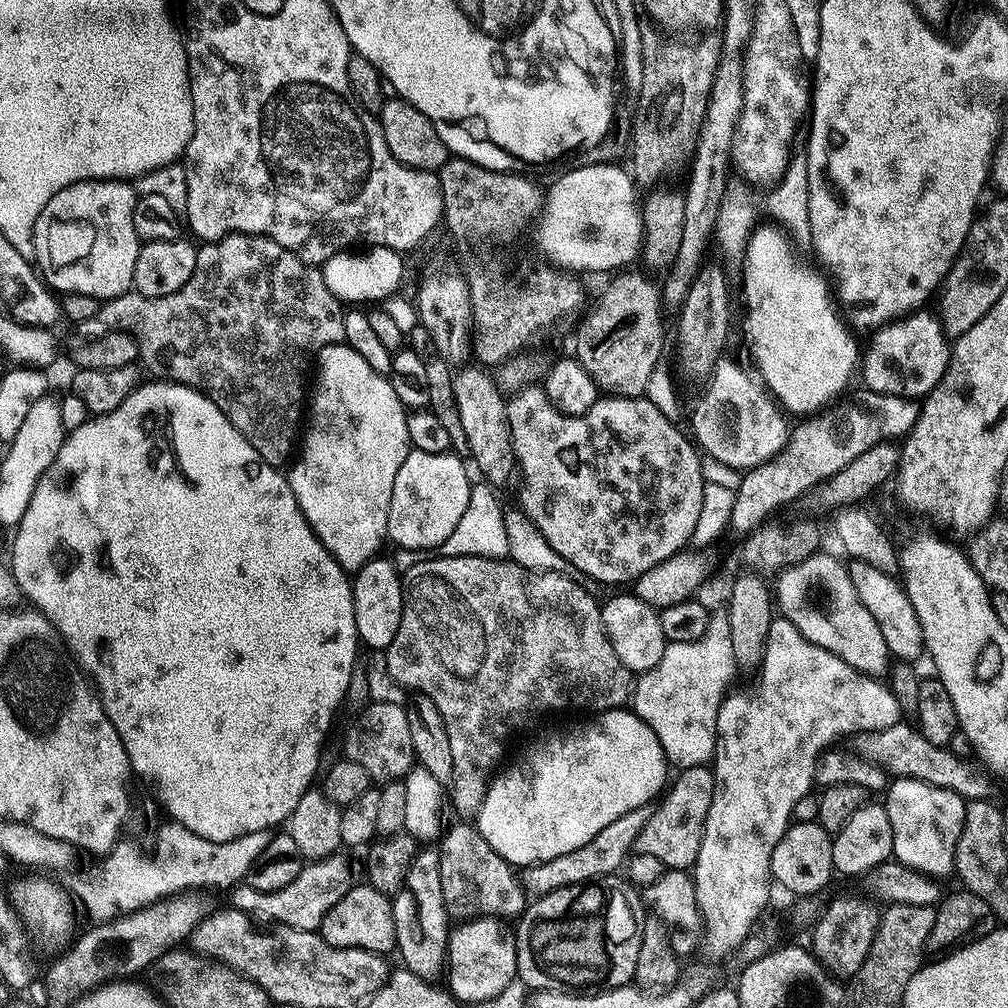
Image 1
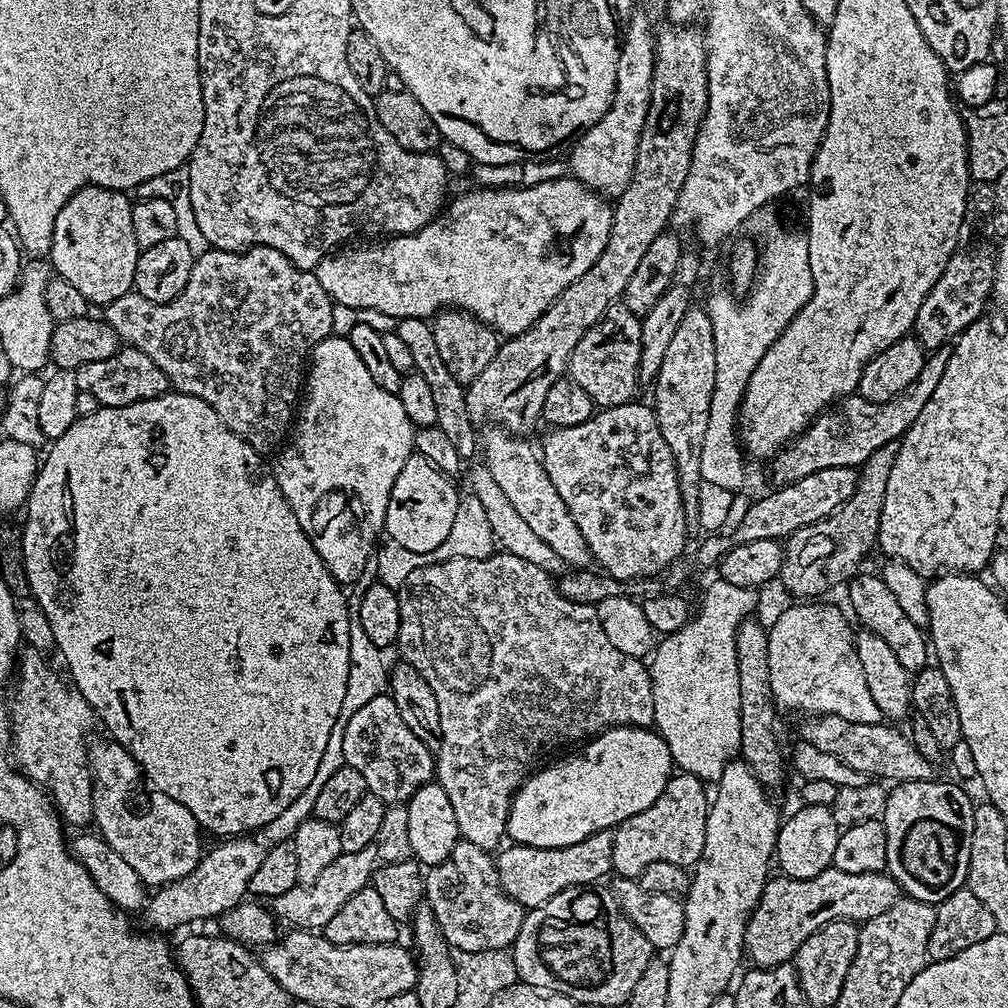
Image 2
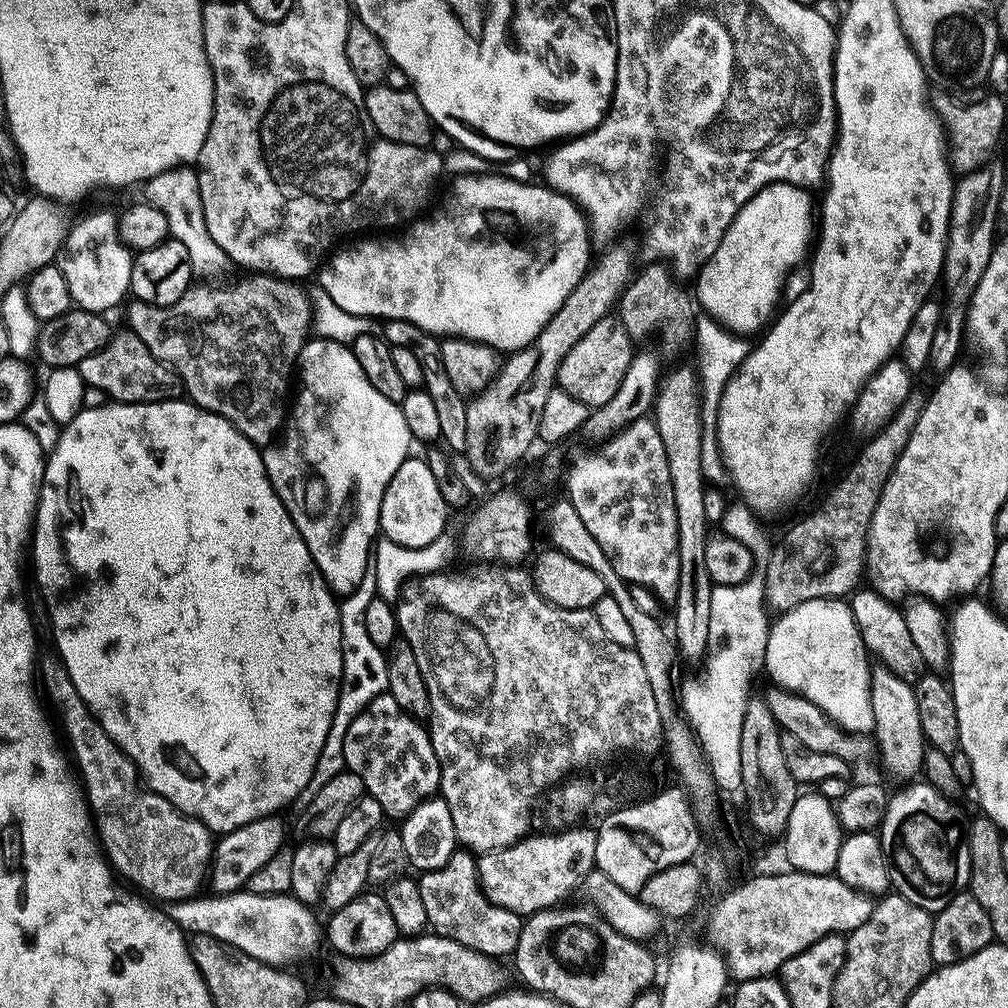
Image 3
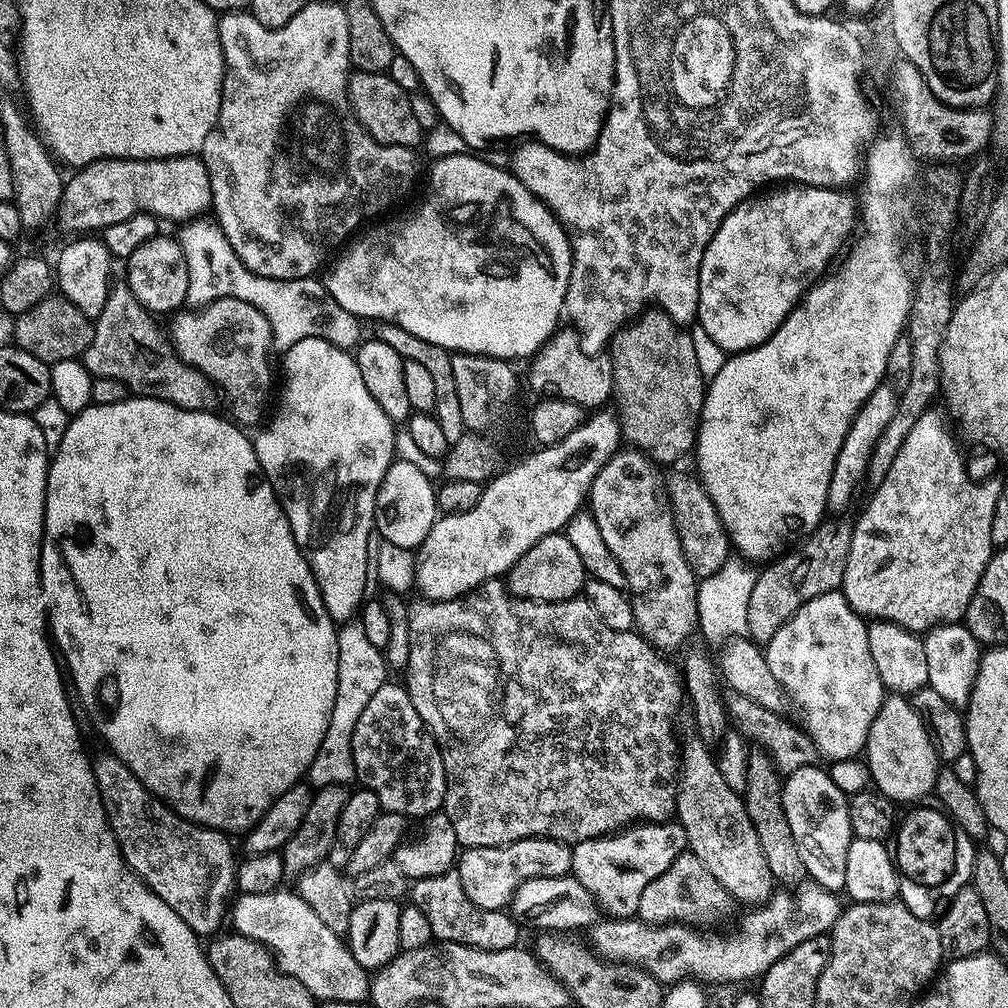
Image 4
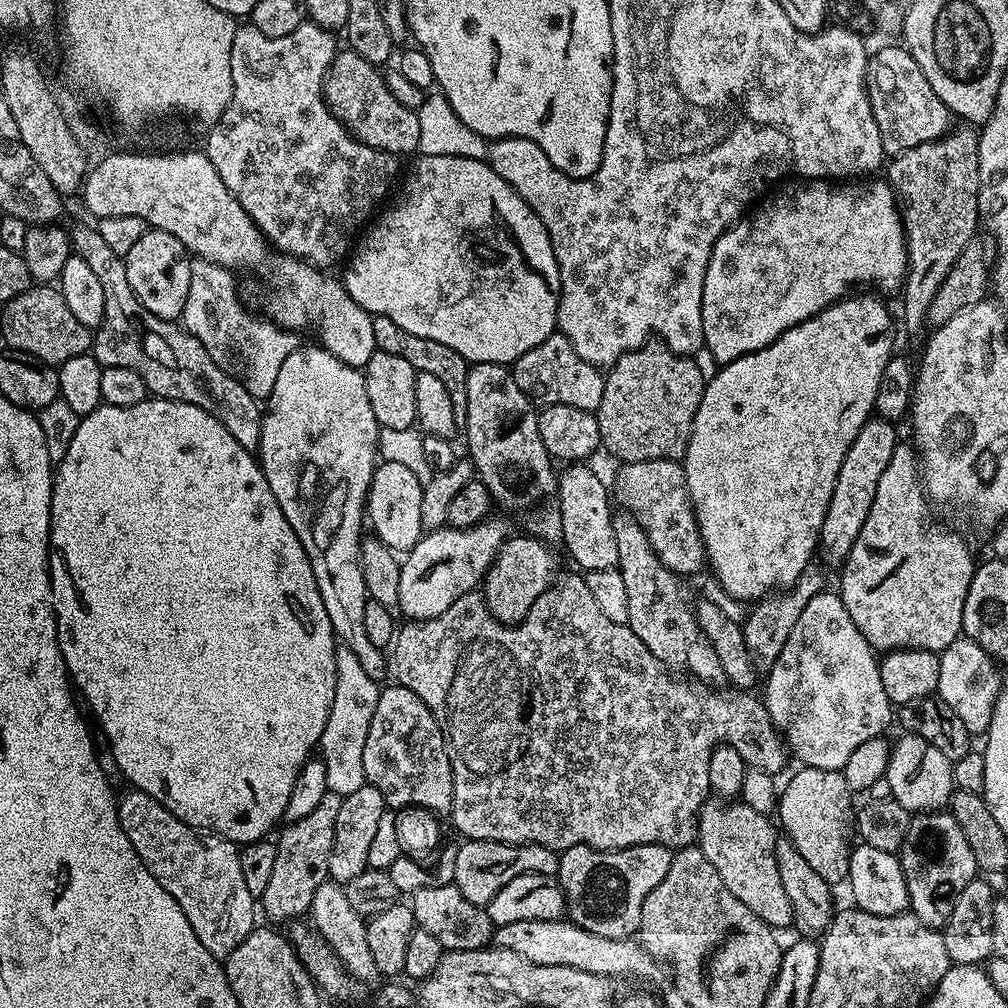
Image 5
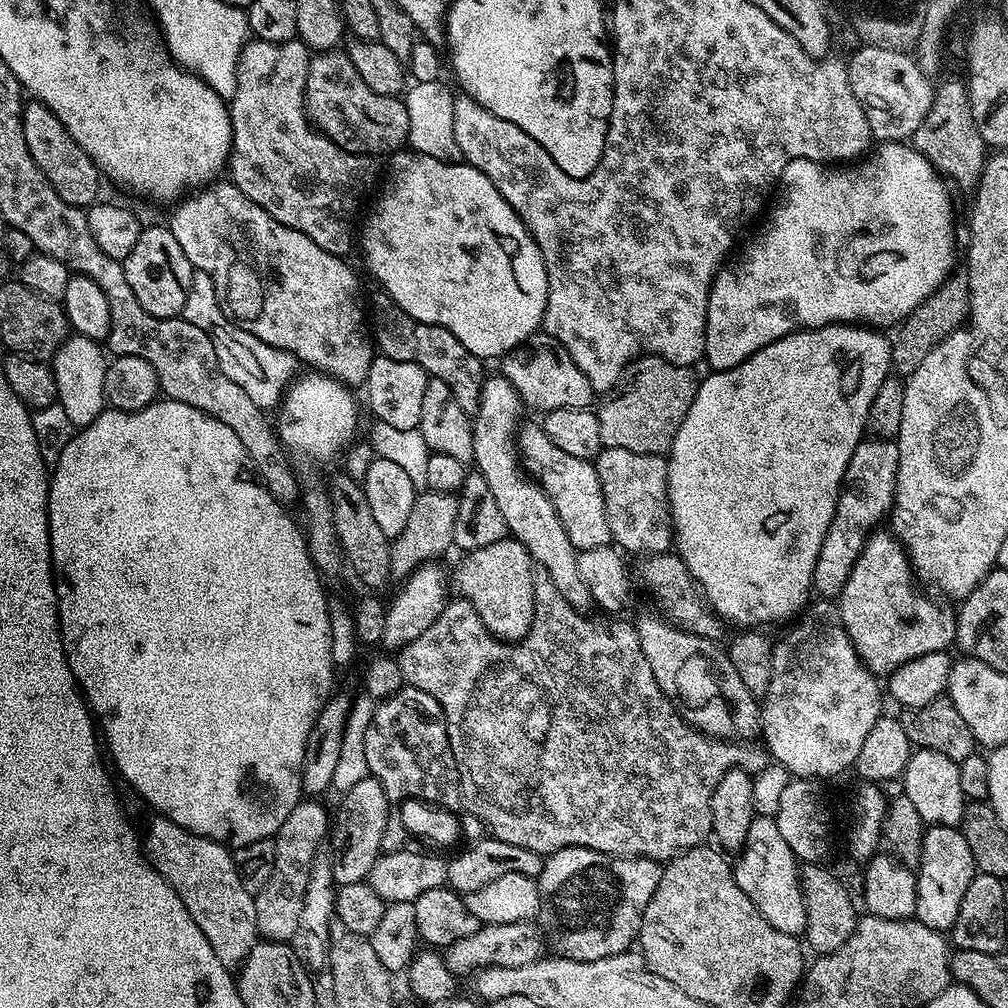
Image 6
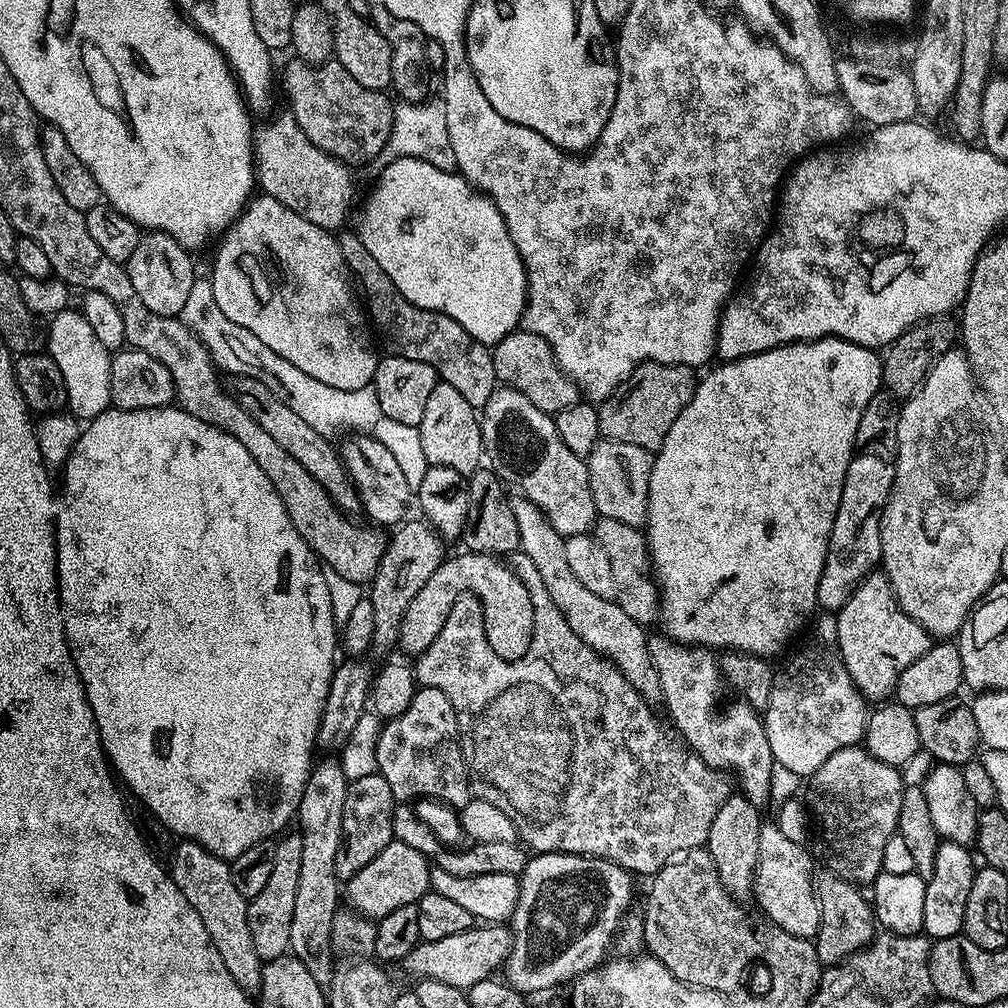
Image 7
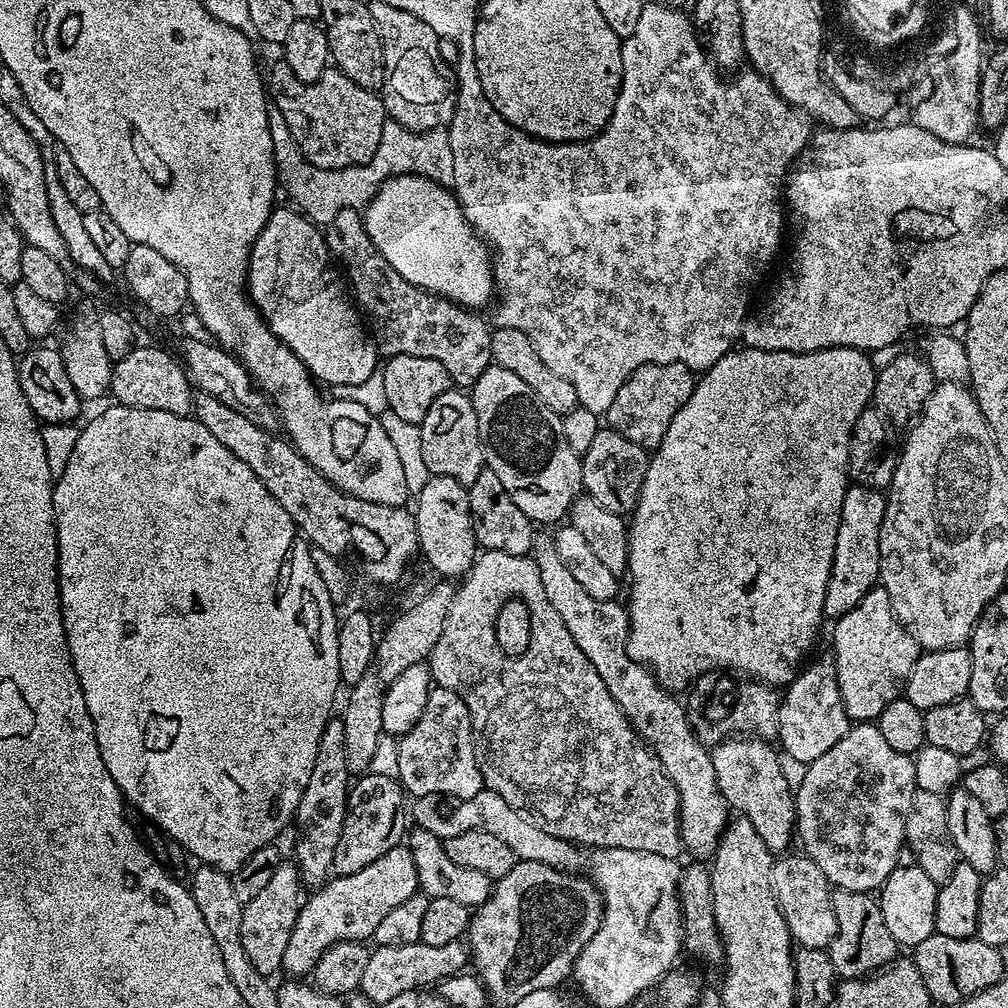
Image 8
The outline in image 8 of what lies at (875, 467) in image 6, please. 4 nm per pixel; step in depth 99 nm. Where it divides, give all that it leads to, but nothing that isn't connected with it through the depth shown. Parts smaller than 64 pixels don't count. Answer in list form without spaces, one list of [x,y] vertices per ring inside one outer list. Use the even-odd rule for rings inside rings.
[[[852,484],[842,498],[842,514],[838,522],[838,538],[830,578],[826,586],[824,614],[828,618],[845,616],[866,594],[877,587],[880,578],[880,527],[888,505],[885,493],[879,488]]]

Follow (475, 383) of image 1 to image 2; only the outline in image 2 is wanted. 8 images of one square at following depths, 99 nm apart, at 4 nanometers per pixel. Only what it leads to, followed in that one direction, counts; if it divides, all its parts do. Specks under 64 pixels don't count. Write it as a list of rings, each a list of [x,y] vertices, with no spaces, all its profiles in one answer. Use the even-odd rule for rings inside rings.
[[[488,426],[488,429],[482,432],[482,462],[490,470],[494,482],[498,482],[499,488],[506,493],[506,498],[510,498],[510,506],[514,506],[518,515],[530,525],[530,530],[534,530],[534,534],[538,534],[538,538],[542,538],[542,542],[546,542],[546,546],[550,546],[550,550],[554,550],[554,554],[558,554],[558,558],[562,558],[565,565],[576,570],[587,569],[593,563],[593,558],[592,551],[586,546],[586,538],[582,538],[582,532],[578,530],[578,524],[574,522],[566,502],[562,502],[562,496],[558,494],[558,490],[554,490],[554,484],[546,474],[543,459],[538,455],[537,449],[535,452],[524,440],[527,439],[505,432],[499,426]]]

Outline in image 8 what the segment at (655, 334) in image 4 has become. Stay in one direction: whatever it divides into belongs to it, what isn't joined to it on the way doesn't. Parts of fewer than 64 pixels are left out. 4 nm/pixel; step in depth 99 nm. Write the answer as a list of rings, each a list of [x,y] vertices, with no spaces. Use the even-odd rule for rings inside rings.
[[[682,362],[669,364],[647,364],[630,378],[614,394],[614,402],[610,402],[610,410],[606,413],[607,427],[613,428],[622,438],[630,438],[638,446],[646,450],[656,449],[662,442],[666,430],[670,430],[670,422],[674,422],[674,414],[690,398],[696,389],[697,377],[693,369],[686,367]]]

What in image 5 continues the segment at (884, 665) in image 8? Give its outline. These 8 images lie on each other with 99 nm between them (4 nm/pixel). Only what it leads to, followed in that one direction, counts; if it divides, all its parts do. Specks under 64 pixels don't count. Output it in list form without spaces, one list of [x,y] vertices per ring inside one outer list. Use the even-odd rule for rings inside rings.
[[[897,443],[894,454],[890,454],[890,466],[886,466],[886,470],[882,470],[882,478],[878,478],[878,490],[874,502],[870,506],[870,514],[866,514],[866,522],[862,525],[862,531],[858,534],[858,539],[854,541],[854,546],[850,546],[850,554],[839,569],[841,572],[838,595],[842,598],[846,610],[850,610],[850,618],[854,618],[854,626],[858,626],[858,630],[862,630],[866,642],[870,642],[870,646],[877,653],[892,652],[896,648],[921,648],[939,654],[942,650],[946,650],[946,646],[950,646],[950,642],[954,642],[963,633],[964,603],[972,576],[978,567],[978,560],[972,557],[971,546],[958,533],[932,524],[931,518],[928,517],[928,508],[930,509],[930,501],[924,491],[918,453],[911,443]]]

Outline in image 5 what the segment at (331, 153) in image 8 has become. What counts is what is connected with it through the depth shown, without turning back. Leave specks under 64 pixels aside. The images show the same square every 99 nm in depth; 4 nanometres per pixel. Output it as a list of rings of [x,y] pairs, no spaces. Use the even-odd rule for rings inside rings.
[[[351,50],[337,51],[324,79],[324,100],[329,110],[348,127],[348,131],[366,146],[390,152],[397,158],[419,149],[420,131],[415,111],[402,106],[402,102],[390,94],[381,69],[358,53]]]

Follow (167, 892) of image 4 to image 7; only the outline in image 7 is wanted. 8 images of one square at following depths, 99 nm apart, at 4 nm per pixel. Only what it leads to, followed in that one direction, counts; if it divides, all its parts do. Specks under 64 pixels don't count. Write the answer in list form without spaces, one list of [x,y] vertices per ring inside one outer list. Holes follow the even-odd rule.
[[[181,839],[177,844],[180,845],[173,850],[170,863],[173,882],[178,890],[182,890],[186,902],[198,910],[198,918],[202,918],[202,926],[206,926],[210,942],[214,942],[226,970],[230,970],[230,978],[238,982],[243,992],[259,993],[264,967],[260,955],[254,950],[254,938],[250,938],[248,901],[234,887],[229,861],[218,859],[210,854],[210,850],[198,846],[193,840]]]

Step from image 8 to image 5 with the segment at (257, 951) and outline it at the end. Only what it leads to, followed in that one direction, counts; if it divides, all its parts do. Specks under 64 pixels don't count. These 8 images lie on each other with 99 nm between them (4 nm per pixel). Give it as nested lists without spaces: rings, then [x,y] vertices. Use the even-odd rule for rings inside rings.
[[[327,792],[322,798],[322,802],[318,802],[318,807],[310,814],[306,814],[306,818],[298,818],[285,823],[279,829],[279,832],[281,831],[280,837],[275,837],[274,840],[276,846],[274,871],[262,897],[262,903],[264,903],[264,908],[262,904],[263,915],[265,912],[272,920],[296,922],[301,919],[300,915],[303,912],[305,915],[311,909],[314,902],[314,893],[318,891],[318,886],[322,886],[329,879],[330,850],[334,846],[334,822],[338,822],[338,810],[342,810],[342,797],[336,793]]]

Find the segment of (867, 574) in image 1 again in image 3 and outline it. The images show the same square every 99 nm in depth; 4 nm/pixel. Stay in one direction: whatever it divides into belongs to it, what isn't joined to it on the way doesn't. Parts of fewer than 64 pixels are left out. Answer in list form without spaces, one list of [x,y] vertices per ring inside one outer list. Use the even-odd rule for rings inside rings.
[[[868,586],[853,591],[850,603],[869,657],[883,667],[889,668],[906,683],[915,685],[916,681],[925,675],[926,669],[922,653],[919,652],[918,645],[914,643],[914,637],[910,635],[910,626],[906,626],[903,611],[895,603],[883,600],[877,592],[872,591]]]

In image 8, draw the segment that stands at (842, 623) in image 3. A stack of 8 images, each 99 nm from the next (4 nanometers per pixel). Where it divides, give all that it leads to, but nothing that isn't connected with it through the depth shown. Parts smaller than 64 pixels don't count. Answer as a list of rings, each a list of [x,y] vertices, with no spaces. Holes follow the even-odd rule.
[[[825,658],[814,661],[806,668],[797,671],[792,683],[783,689],[778,714],[778,744],[788,756],[809,765],[814,762],[814,758],[822,758],[822,754],[826,754],[834,742],[846,735],[850,721],[842,706],[835,663]]]

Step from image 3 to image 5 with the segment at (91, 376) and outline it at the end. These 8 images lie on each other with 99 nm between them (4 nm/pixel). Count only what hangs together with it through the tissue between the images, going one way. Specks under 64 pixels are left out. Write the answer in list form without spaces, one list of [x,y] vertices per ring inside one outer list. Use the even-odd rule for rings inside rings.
[[[95,227],[80,228],[76,233],[73,231],[70,236],[70,244],[75,255],[81,256],[89,263],[90,270],[94,270],[98,282],[102,282],[102,294],[106,297],[104,317],[99,328],[95,329],[94,343],[90,349],[101,368],[126,366],[138,370],[138,374],[142,374],[142,382],[146,382],[148,391],[153,397],[162,400],[177,400],[198,406],[214,418],[218,418],[218,422],[222,422],[222,426],[226,426],[226,430],[230,430],[230,434],[234,434],[234,438],[238,438],[238,442],[243,448],[259,449],[262,408],[261,405],[256,405],[259,404],[257,397],[251,396],[239,379],[235,380],[226,369],[220,368],[219,362],[208,353],[209,345],[184,331],[179,323],[158,318],[154,314],[150,314],[150,310],[146,310],[146,306],[142,306],[142,302],[134,294],[130,282],[126,278],[124,257],[114,254],[114,250],[110,250],[110,245],[104,241],[102,234],[96,232]]]

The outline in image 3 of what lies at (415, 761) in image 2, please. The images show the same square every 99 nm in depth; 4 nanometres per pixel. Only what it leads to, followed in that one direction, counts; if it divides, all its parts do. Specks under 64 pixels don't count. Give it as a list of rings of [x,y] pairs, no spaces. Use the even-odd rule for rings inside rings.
[[[387,694],[374,697],[365,709],[350,722],[349,729],[345,736],[345,769],[358,778],[362,778],[362,786],[367,795],[373,796],[382,806],[385,817],[403,818],[409,812],[413,812],[424,800],[431,800],[440,790],[440,759],[434,754],[432,737],[429,729],[424,728],[419,719],[402,710],[398,702]]]

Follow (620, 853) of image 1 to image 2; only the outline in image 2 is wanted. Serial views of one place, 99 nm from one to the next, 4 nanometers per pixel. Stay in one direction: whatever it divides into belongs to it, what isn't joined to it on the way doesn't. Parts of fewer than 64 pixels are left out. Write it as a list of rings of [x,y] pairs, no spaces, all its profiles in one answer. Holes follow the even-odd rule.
[[[611,831],[595,832],[582,838],[582,842],[574,842],[574,846],[561,848],[535,848],[515,842],[507,846],[501,847],[495,857],[496,873],[504,893],[518,901],[525,910],[542,906],[542,902],[567,888],[595,885],[595,880],[612,872]]]

